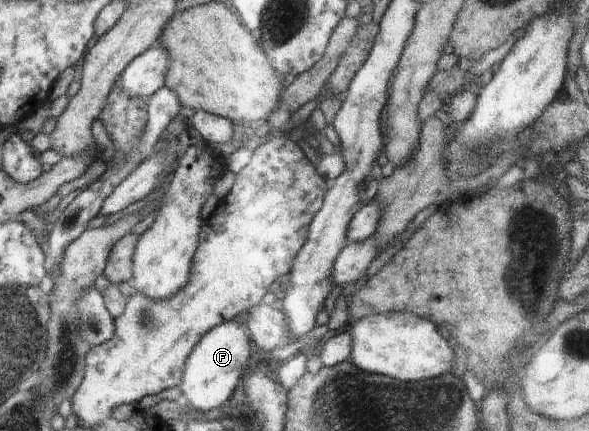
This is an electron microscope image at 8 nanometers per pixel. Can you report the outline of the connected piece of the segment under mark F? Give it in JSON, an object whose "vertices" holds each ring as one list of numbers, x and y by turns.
{"vertices":[[241,318,216,325,199,340,187,356,182,383,179,385,182,389,181,395,192,405,193,410,201,413,218,411,221,405,233,395,239,379,247,372,251,341,248,329]]}

